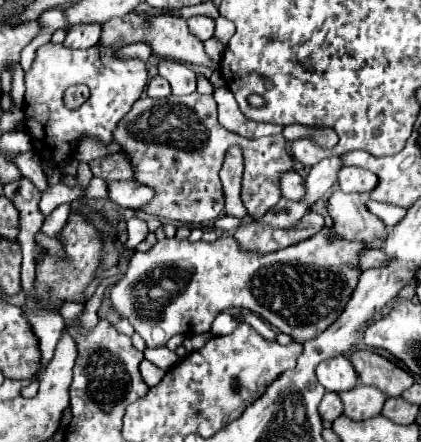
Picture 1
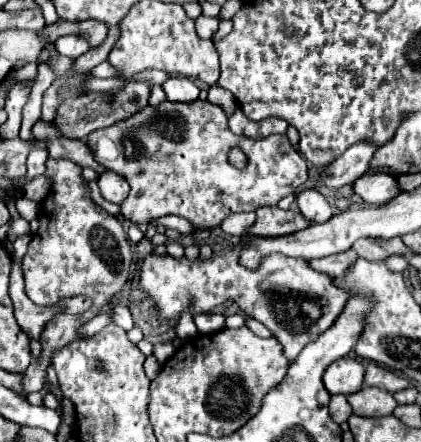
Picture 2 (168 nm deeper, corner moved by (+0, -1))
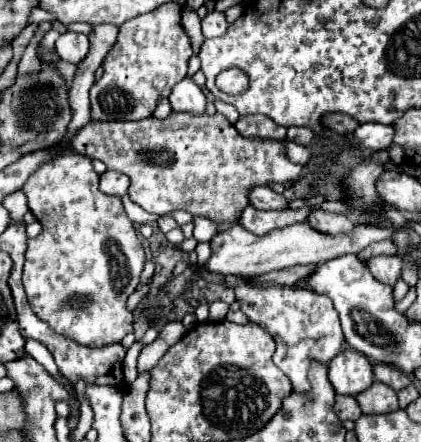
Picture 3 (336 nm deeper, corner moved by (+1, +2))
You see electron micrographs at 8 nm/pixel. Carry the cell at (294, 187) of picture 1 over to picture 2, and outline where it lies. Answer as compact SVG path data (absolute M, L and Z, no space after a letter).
M302 190L296 196L296 202L298 202L298 208L304 214L304 218L314 224L322 224L334 214L330 204L326 202L326 198L316 190Z

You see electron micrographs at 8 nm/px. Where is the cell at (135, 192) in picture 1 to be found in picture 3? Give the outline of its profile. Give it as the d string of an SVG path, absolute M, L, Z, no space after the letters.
M105 171L101 175L101 183L99 183L99 189L107 195L125 195L127 193L127 187L129 187L129 177L119 173L119 171Z

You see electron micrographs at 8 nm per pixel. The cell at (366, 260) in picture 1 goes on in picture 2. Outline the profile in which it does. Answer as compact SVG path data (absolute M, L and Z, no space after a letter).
M354 250L342 252L342 254L334 254L334 256L328 256L328 258L310 260L308 264L310 264L310 268L314 268L318 272L336 278L336 276L342 276L342 272L346 268L350 268L350 260L356 260L356 252Z

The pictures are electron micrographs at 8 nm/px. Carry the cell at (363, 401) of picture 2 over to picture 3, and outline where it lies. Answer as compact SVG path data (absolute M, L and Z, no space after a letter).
M375 381L369 389L361 391L359 395L355 395L355 399L361 405L361 411L369 413L369 415L391 413L391 411L399 409L397 393L389 385L379 383L379 381Z

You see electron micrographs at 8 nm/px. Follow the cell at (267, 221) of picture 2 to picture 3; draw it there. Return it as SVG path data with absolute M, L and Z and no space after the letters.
M255 187L249 193L249 203L255 209L287 209L289 203L283 195L277 195L271 187Z

